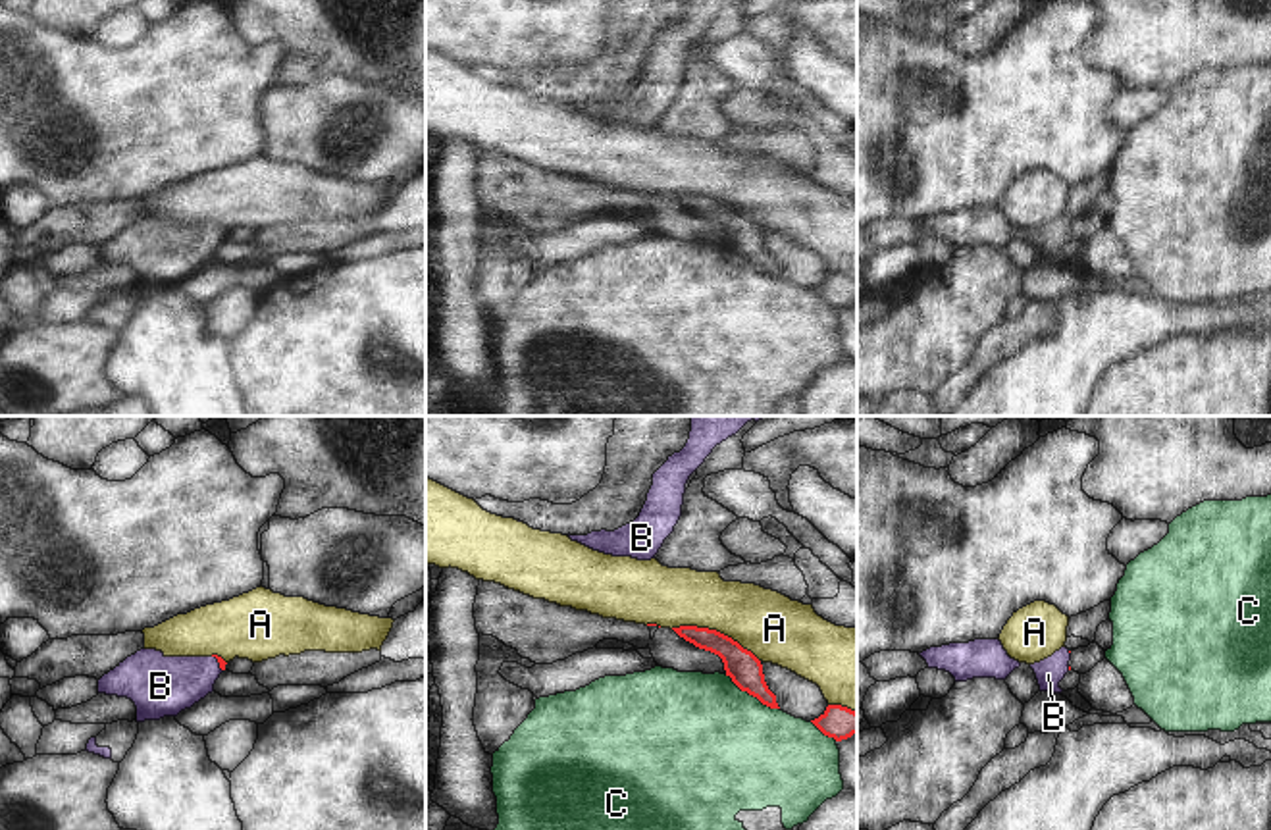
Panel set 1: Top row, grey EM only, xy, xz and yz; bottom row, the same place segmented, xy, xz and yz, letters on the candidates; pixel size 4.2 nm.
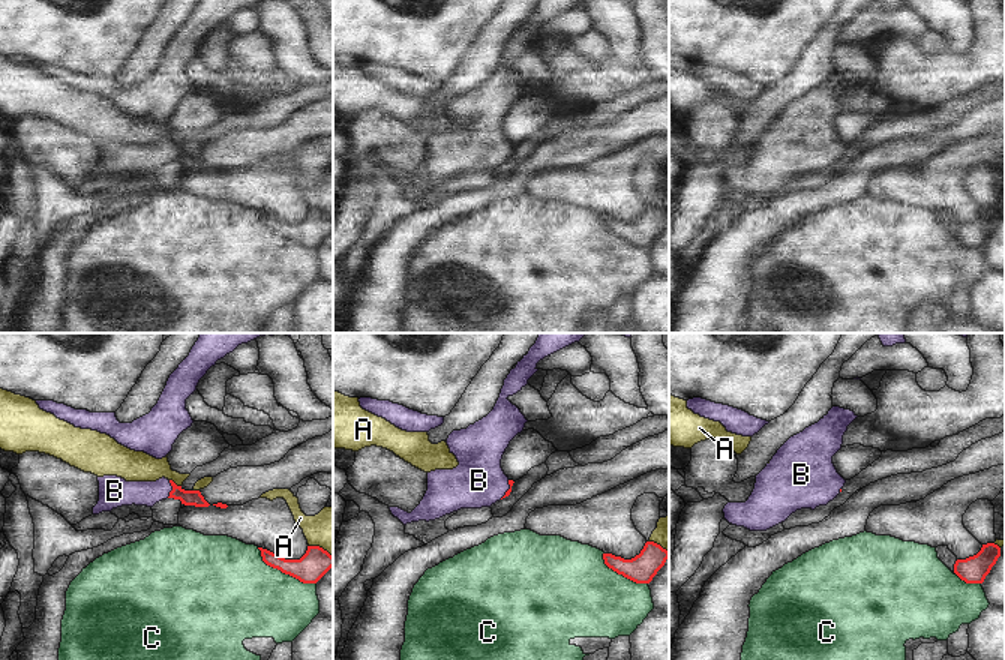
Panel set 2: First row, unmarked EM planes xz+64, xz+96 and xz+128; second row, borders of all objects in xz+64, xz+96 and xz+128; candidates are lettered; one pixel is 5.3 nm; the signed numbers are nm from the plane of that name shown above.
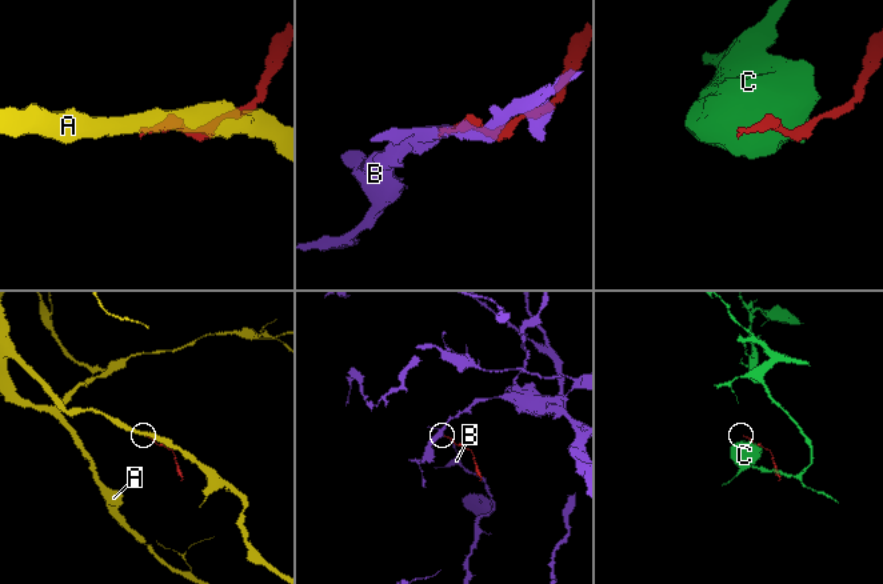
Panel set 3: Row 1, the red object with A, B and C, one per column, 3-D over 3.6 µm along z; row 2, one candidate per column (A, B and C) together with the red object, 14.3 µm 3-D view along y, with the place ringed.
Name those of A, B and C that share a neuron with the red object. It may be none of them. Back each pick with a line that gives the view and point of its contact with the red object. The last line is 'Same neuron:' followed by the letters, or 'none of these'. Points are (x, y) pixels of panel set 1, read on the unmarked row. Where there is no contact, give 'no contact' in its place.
B: meets red in xy at (218, 230)
Same neuron: B

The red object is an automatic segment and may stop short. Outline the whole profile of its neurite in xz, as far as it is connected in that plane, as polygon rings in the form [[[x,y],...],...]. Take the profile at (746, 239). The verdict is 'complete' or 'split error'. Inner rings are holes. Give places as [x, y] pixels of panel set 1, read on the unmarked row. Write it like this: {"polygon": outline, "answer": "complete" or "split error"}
{"polygon": [[[680,195],[672,198],[695,216],[718,223],[724,231],[726,245],[730,245],[741,260],[747,260],[770,277],[780,277],[776,264],[765,250],[763,233],[751,220],[716,198],[697,195]]], "answer": "complete"}

